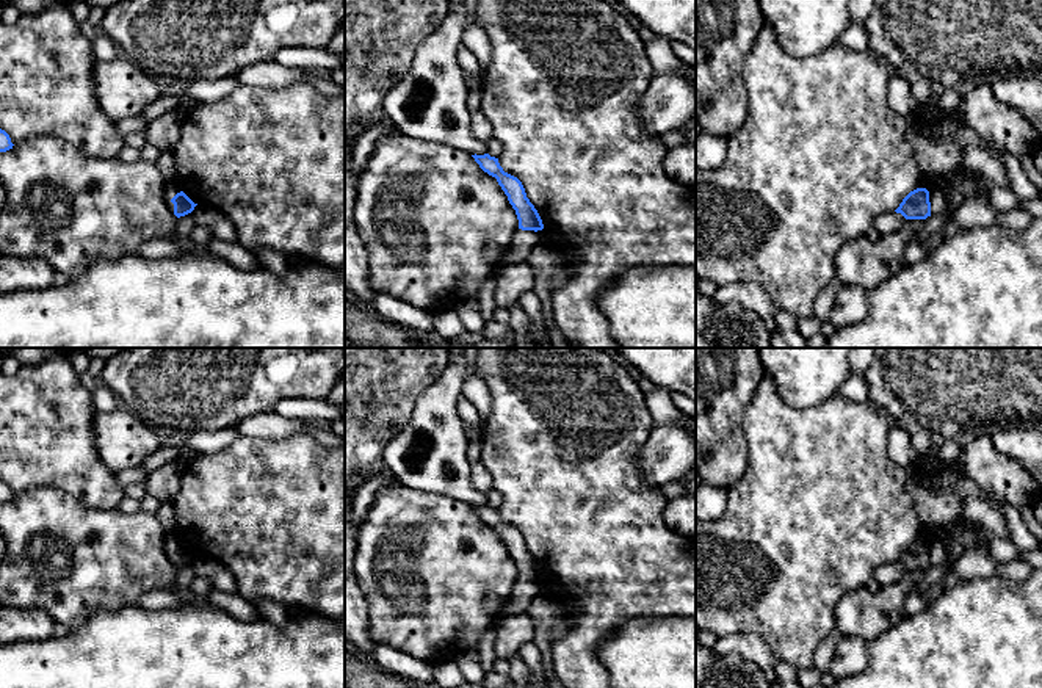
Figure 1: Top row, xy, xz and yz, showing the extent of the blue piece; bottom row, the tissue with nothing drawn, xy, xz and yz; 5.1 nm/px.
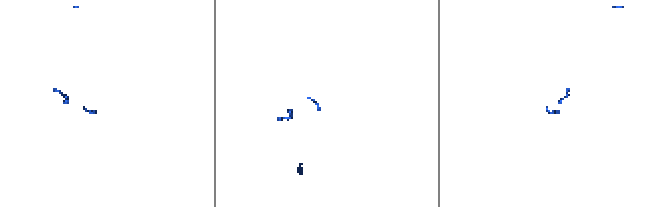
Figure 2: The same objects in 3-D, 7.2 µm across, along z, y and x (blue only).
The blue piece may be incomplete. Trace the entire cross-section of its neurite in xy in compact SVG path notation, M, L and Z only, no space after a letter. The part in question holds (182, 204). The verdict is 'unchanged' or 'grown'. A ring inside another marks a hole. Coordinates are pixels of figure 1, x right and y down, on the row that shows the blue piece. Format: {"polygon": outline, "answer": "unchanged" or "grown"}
{"polygon": "M169 186L166 191L166 197L168 197L169 208L177 218L191 213L197 205L177 186Z", "answer": "grown"}

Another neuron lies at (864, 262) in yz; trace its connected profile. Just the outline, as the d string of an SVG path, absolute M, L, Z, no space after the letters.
M906 219L899 230L879 240L860 237L845 243L837 252L835 277L841 285L859 285L867 291L876 288L904 266L904 251L923 221Z

